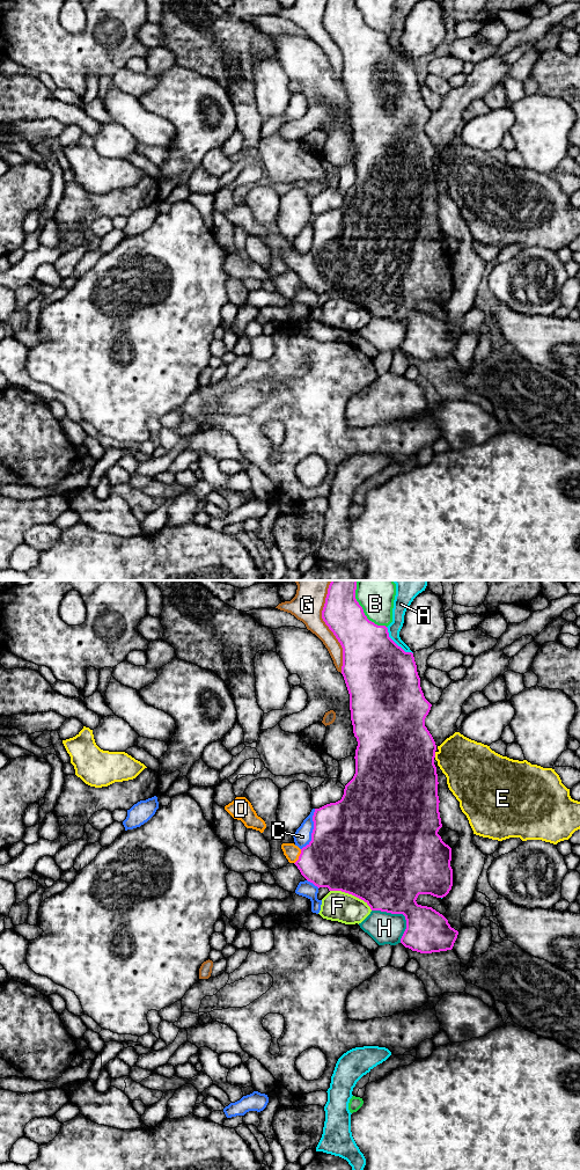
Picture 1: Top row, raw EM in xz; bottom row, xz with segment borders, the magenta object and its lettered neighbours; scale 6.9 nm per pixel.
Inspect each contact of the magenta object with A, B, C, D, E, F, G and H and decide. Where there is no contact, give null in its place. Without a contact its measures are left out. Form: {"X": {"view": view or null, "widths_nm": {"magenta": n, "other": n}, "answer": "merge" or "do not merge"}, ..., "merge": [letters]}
{"A": {"view": "xz", "widths_nm": {"magenta": 480, "other": 90}, "answer": "do not merge"}, "B": {"view": "xz", "widths_nm": {"magenta": 360, "other": 200}, "answer": "do not merge"}, "C": {"view": "xz", "widths_nm": {"magenta": 500, "other": 120}, "answer": "do not merge"}, "D": {"view": "xz", "widths_nm": {"magenta": 420, "other": 110}, "answer": "merge"}, "E": {"view": "xz", "widths_nm": {"magenta": 500, "other": 340}, "answer": "do not merge"}, "F": {"view": "xz", "widths_nm": {"magenta": 500, "other": 200}, "answer": "do not merge"}, "G": {"view": "xz", "widths_nm": {"magenta": 320, "other": 200}, "answer": "do not merge"}, "H": {"view": "xz", "widths_nm": {"magenta": 460, "other": 220}, "answer": "do not merge"}, "merge": ["D"]}

